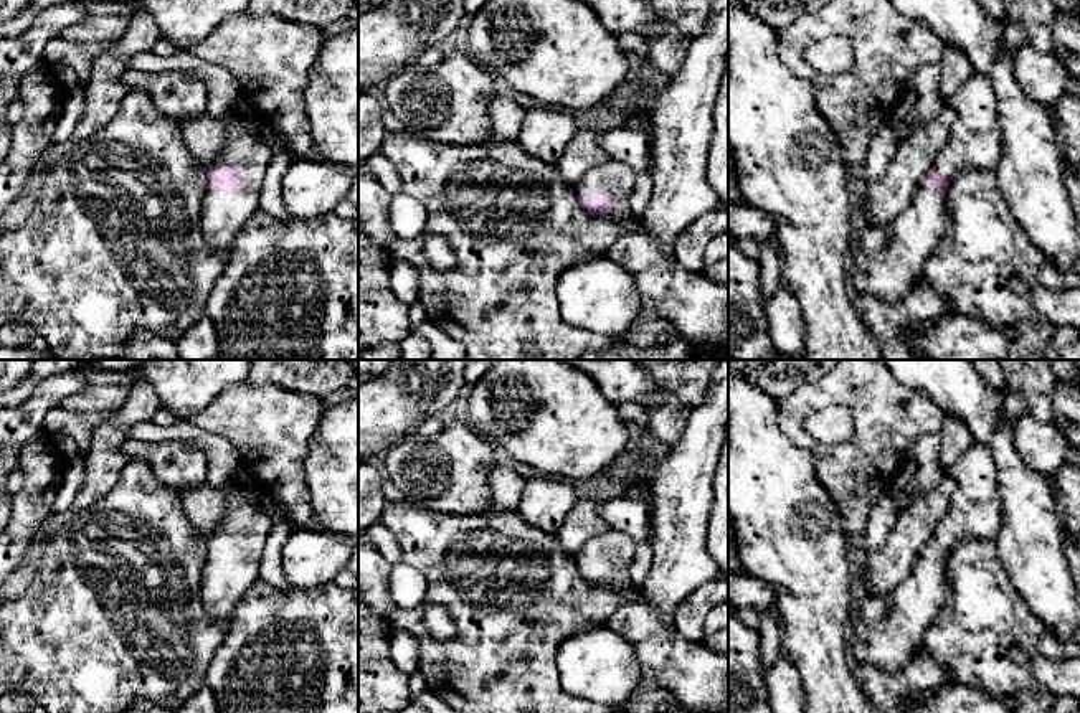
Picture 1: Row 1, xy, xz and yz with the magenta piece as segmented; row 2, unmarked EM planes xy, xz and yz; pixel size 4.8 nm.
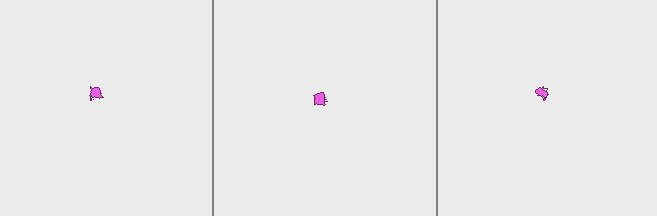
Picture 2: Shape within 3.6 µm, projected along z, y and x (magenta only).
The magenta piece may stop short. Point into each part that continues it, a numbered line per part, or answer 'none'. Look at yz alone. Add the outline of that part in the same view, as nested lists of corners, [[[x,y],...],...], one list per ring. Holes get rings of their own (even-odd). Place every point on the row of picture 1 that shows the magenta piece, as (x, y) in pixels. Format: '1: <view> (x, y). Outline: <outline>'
1: yz (973, 144). Outline: [[[973,71],[945,106],[956,112],[956,120],[935,167],[945,177],[959,172],[996,170],[1001,157],[1001,130],[997,101],[989,78]]]
2: yz (887, 259). Outline: [[[918,187],[908,208],[892,221],[855,234],[847,276],[857,292],[898,304],[923,277],[923,267],[945,233],[945,196]]]

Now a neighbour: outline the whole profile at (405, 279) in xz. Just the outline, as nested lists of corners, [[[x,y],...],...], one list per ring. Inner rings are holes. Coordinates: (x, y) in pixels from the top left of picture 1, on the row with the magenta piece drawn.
[[[395,261],[391,264],[391,289],[395,295],[406,304],[418,300],[419,271],[405,262]]]

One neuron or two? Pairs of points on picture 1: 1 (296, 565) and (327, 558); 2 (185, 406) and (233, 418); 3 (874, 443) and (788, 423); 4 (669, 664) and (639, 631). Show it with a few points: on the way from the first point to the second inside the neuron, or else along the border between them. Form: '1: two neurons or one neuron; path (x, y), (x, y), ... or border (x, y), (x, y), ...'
1: one neuron; path (304, 563), (309, 558), (319, 558)
2: two neurons; border (230, 385), (189, 420)
3: one neuron; path (852, 451), (819, 451), (810, 443)
4: one neuron; path (664, 656), (648, 639)

